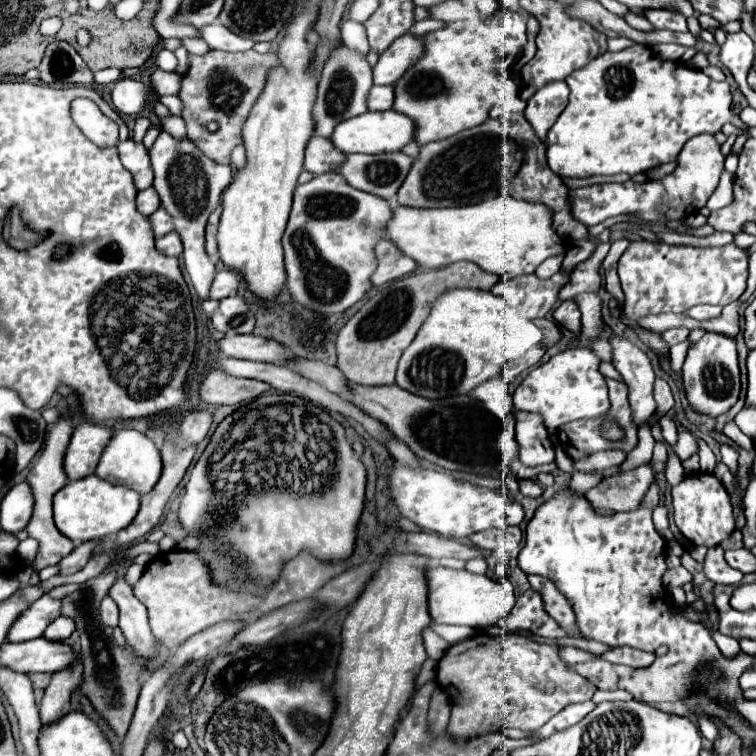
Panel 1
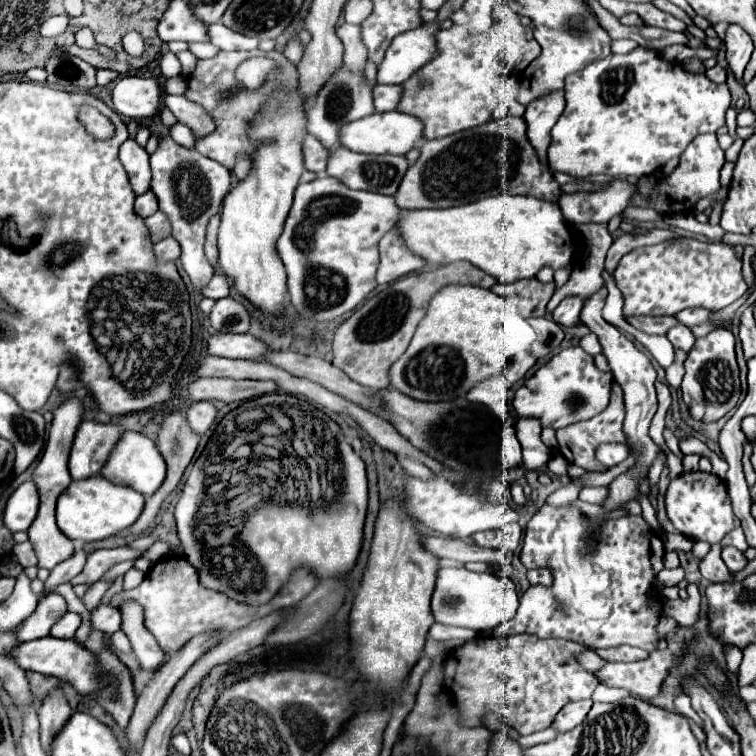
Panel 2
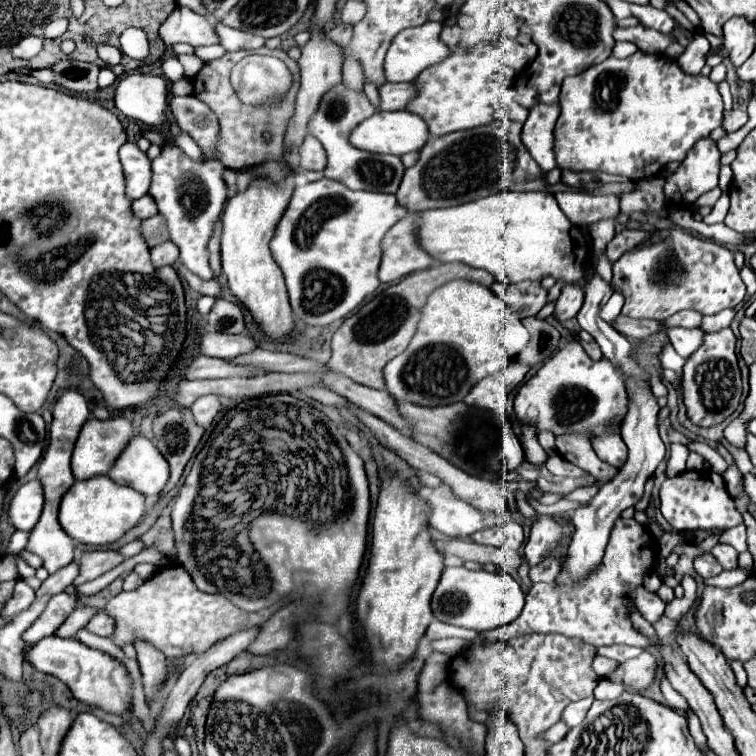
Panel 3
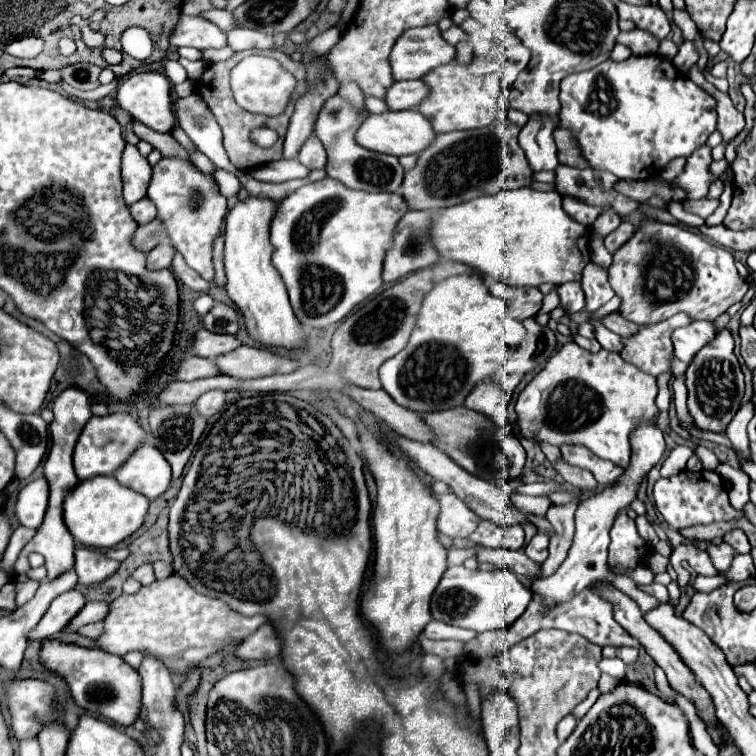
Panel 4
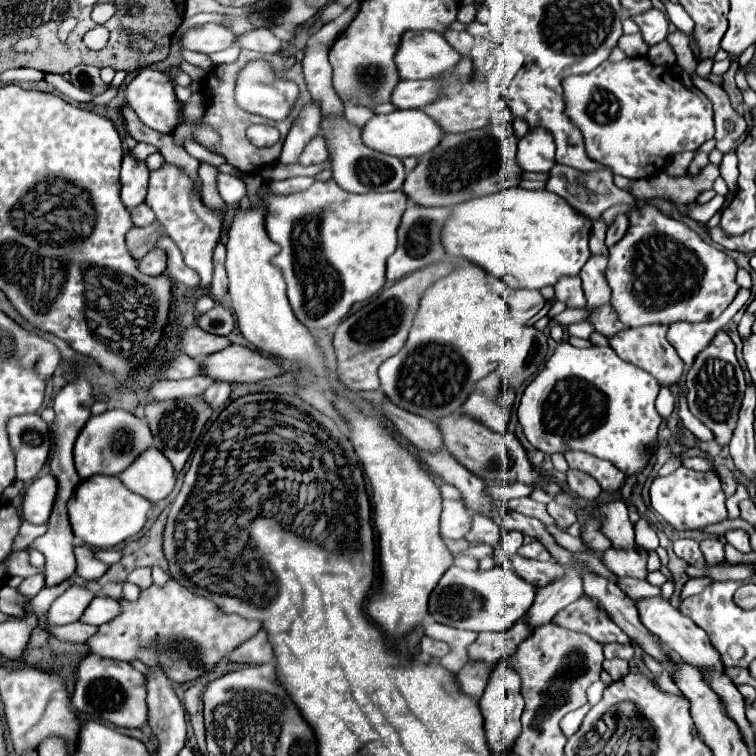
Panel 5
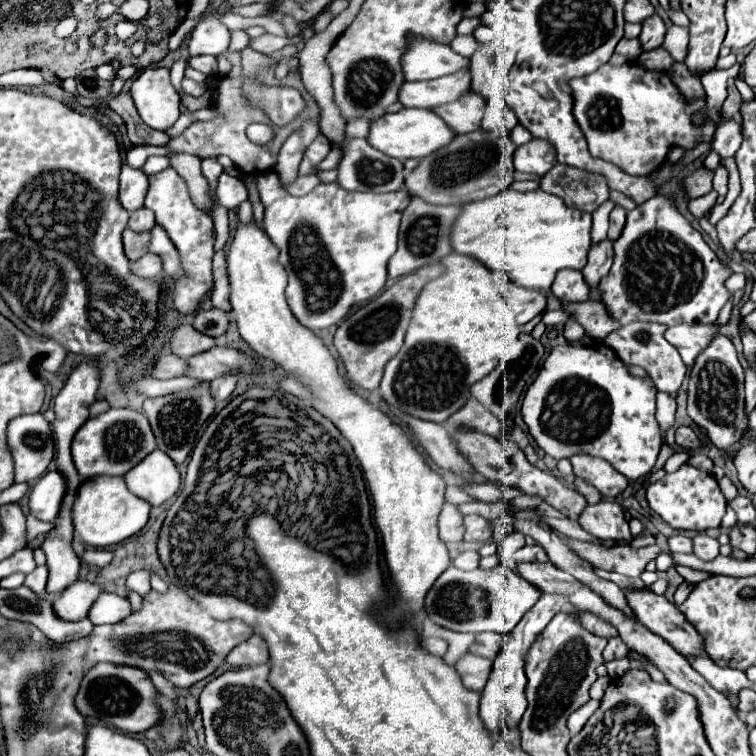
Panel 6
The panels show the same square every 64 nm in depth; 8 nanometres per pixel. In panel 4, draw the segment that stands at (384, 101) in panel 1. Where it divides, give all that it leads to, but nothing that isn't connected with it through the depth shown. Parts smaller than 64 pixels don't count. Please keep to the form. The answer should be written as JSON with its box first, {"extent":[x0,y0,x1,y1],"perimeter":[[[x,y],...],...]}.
{"extent":[386,80,430,110],"perimeter":[[[404,80],[404,82],[394,82],[390,86],[390,92],[386,94],[386,104],[390,110],[408,110],[416,108],[426,96],[430,88],[422,80]]]}

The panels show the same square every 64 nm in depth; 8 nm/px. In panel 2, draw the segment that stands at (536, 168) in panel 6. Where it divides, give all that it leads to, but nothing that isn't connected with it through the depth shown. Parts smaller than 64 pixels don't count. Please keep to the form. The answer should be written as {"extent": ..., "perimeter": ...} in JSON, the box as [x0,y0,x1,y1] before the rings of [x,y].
{"extent":[524,92,564,164],"perimeter":[[[554,92],[554,96],[542,96],[542,100],[534,100],[526,106],[526,114],[524,114],[528,126],[526,136],[542,164],[548,164],[550,130],[556,124],[562,110],[564,110],[562,92]]]}

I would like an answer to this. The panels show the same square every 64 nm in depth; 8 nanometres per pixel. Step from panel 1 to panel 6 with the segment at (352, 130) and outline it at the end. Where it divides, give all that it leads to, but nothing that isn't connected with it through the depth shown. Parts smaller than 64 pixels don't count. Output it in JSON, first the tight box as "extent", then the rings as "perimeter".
{"extent":[368,108,456,160],"perimeter":[[[402,108],[396,114],[386,114],[378,122],[370,124],[370,134],[368,142],[382,150],[386,156],[398,158],[398,160],[408,160],[408,158],[424,158],[438,148],[446,146],[452,142],[456,132],[432,110],[422,110],[422,108]]]}

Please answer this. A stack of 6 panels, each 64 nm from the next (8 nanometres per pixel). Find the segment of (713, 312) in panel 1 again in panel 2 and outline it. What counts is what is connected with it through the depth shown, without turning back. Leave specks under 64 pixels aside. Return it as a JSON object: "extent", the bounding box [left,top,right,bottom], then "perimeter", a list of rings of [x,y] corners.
{"extent":[674,308,710,328],"perimeter":[[[690,308],[690,310],[682,310],[682,312],[676,312],[676,314],[674,314],[674,318],[676,318],[680,324],[688,326],[688,328],[692,328],[692,326],[696,326],[696,324],[700,324],[700,322],[706,322],[708,316],[710,316],[710,312],[706,312],[704,308]]]}

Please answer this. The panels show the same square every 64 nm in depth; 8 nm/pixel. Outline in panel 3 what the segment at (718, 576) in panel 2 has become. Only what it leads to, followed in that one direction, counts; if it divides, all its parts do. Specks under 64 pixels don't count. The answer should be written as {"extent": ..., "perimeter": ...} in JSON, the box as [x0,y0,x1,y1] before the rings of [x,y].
{"extent":[694,552,722,578],"perimeter":[[[710,552],[700,554],[698,558],[694,558],[694,570],[702,576],[702,578],[710,578],[710,576],[718,576],[722,572],[720,564],[716,564],[714,556],[710,556]]]}

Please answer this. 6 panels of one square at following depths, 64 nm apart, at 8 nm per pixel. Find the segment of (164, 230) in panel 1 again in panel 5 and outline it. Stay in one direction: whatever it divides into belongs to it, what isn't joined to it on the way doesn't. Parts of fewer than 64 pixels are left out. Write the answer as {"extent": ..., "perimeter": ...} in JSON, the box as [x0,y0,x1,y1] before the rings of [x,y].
{"extent":[126,222,162,260],"perimeter":[[[158,222],[150,224],[146,228],[130,228],[130,232],[126,234],[126,246],[128,246],[130,254],[136,260],[140,260],[154,248],[160,234],[162,234],[162,226]]]}

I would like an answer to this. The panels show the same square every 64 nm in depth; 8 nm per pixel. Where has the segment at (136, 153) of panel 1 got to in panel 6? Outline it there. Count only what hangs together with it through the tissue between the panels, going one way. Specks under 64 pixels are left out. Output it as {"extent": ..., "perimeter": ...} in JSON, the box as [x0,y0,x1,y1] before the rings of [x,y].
{"extent":[120,164,148,212],"perimeter":[[[124,164],[120,176],[120,204],[128,212],[134,212],[144,206],[146,192],[148,192],[148,176],[142,170]]]}

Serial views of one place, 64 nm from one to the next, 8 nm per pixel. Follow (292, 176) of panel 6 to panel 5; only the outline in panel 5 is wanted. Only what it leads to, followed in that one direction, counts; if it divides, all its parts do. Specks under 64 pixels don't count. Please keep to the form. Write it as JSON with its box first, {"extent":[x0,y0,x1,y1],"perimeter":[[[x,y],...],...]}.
{"extent":[280,102,322,164],"perimeter":[[[316,102],[300,112],[296,124],[292,126],[292,130],[284,140],[284,148],[280,154],[282,164],[298,164],[304,146],[320,132],[320,122],[322,116],[320,116],[320,106]]]}

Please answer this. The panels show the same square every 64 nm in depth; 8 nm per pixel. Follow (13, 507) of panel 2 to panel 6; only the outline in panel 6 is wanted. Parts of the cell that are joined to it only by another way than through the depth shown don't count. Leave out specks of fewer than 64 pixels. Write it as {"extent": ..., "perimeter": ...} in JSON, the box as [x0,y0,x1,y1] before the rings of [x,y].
{"extent":[30,470,68,522],"perimeter":[[[60,470],[46,472],[30,492],[30,512],[46,522],[56,522],[68,484]]]}

